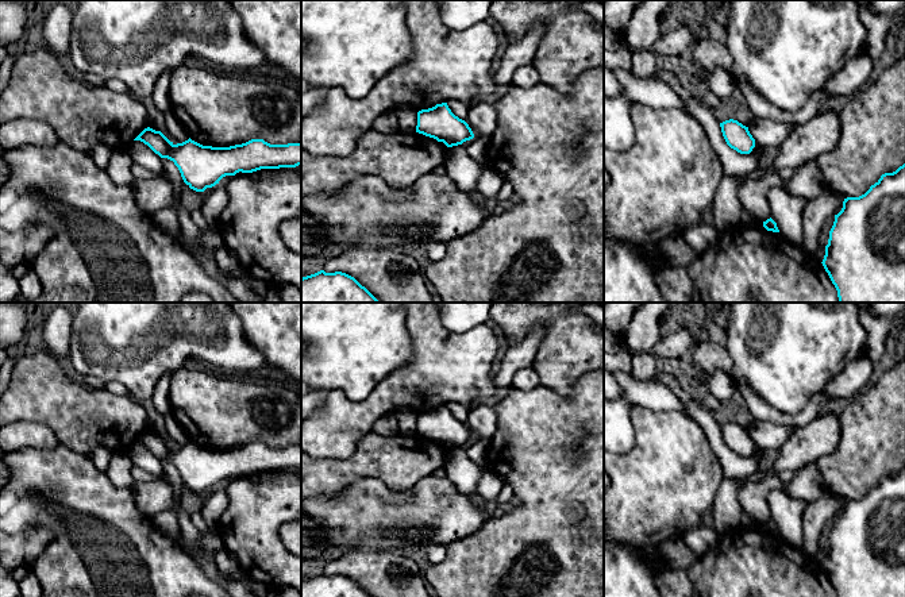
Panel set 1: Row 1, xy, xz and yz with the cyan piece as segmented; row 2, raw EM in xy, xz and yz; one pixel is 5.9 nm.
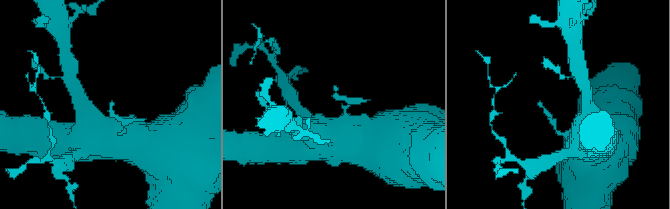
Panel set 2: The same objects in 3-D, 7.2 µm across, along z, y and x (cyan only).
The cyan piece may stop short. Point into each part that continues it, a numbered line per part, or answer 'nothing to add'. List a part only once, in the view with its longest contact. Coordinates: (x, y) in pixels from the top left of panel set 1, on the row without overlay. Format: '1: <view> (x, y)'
nothing to add

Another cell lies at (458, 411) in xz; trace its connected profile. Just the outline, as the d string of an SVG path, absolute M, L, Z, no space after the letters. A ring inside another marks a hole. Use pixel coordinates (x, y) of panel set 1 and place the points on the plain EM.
M448 403L447 408L455 419L466 424L469 417L469 408L458 403Z

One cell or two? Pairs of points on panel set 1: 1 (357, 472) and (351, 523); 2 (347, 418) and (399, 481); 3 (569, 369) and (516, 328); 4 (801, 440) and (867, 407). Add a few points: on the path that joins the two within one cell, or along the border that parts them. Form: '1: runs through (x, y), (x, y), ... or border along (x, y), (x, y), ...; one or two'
1: border along (386, 485), (361, 477), (327, 495); two
2: border along (370, 431), (358, 440), (350, 455), (339, 457); two
3: runs through (559, 347), (559, 327), (549, 316), (538, 316); one
4: border along (839, 416), (839, 443), (830, 453); two

